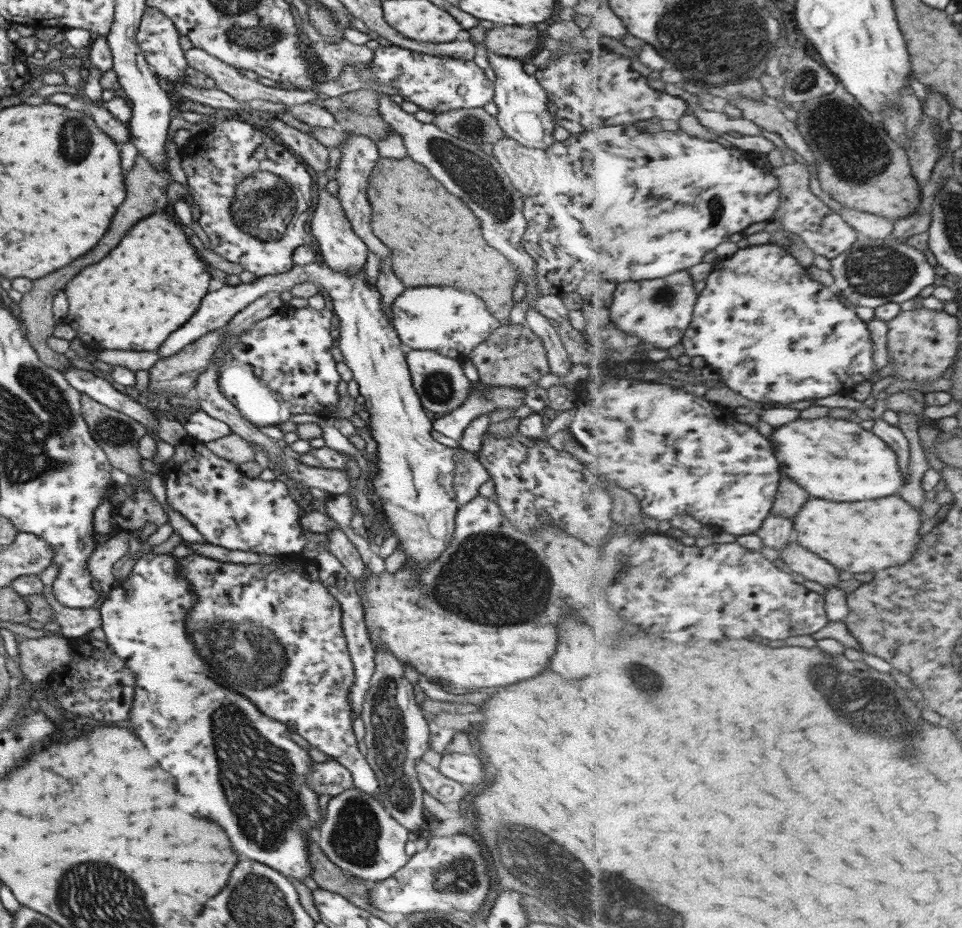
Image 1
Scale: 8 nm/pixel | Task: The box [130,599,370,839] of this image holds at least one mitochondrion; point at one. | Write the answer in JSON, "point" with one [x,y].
{"point":[246,653]}

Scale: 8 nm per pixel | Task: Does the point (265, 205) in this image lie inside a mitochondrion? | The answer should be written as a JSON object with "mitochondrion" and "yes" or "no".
{"mitochondrion":"yes"}

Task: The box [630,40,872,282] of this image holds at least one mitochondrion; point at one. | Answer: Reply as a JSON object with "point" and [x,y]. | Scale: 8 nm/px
{"point":[807,79]}

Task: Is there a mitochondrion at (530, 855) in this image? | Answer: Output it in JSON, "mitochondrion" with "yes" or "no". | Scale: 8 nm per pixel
{"mitochondrion":"yes"}

